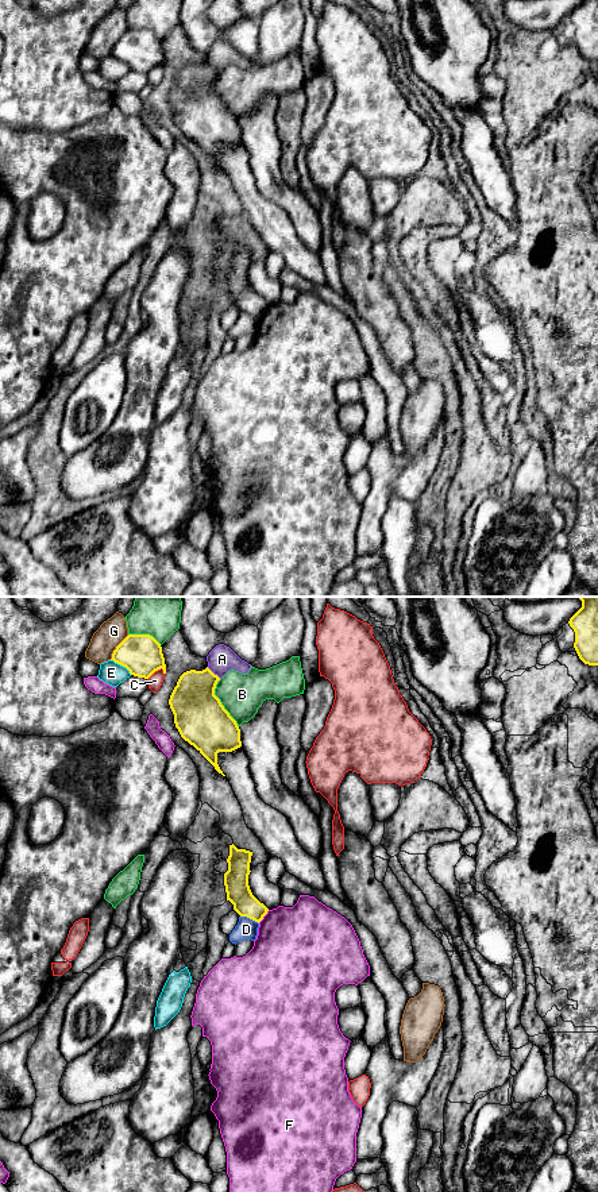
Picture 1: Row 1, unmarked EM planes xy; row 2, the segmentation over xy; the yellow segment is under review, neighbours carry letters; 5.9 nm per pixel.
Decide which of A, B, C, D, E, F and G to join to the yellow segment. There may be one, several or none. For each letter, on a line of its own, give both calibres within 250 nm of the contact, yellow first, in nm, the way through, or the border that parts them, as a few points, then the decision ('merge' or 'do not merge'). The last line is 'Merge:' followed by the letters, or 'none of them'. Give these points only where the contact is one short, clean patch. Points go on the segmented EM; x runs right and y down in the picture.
A: 280 nm thick on the yellow side, 160 nm on the other; border along xy (207, 667), (220, 678); do not merge
B: 300 nm thick on the yellow side, 260 nm on the other; do not merge
C: 240 nm thick on the yellow side, 90 nm on the other; do not merge
D: 140 nm thick on the yellow side, 130 nm on the other; border along xy (240, 915), (246, 915), (258, 924); do not merge
E: 240 nm thick on the yellow side, 140 nm on the other; do not merge
F: 140 nm thick on the yellow side, 460 nm on the other; do not merge
G: 240 nm thick on the yellow side, 160 nm on the other; do not merge
Merge: none of them

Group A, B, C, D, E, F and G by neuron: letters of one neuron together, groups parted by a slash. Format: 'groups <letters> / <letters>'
groups A / B / C / D / E / F / G

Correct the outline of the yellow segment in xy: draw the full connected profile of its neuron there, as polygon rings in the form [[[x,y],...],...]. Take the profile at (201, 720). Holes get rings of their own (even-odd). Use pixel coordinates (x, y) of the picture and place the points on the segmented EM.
[[[208,667],[186,671],[180,676],[169,705],[181,737],[225,776],[217,764],[217,753],[232,752],[242,747],[242,741],[236,721],[215,695],[219,680]]]

